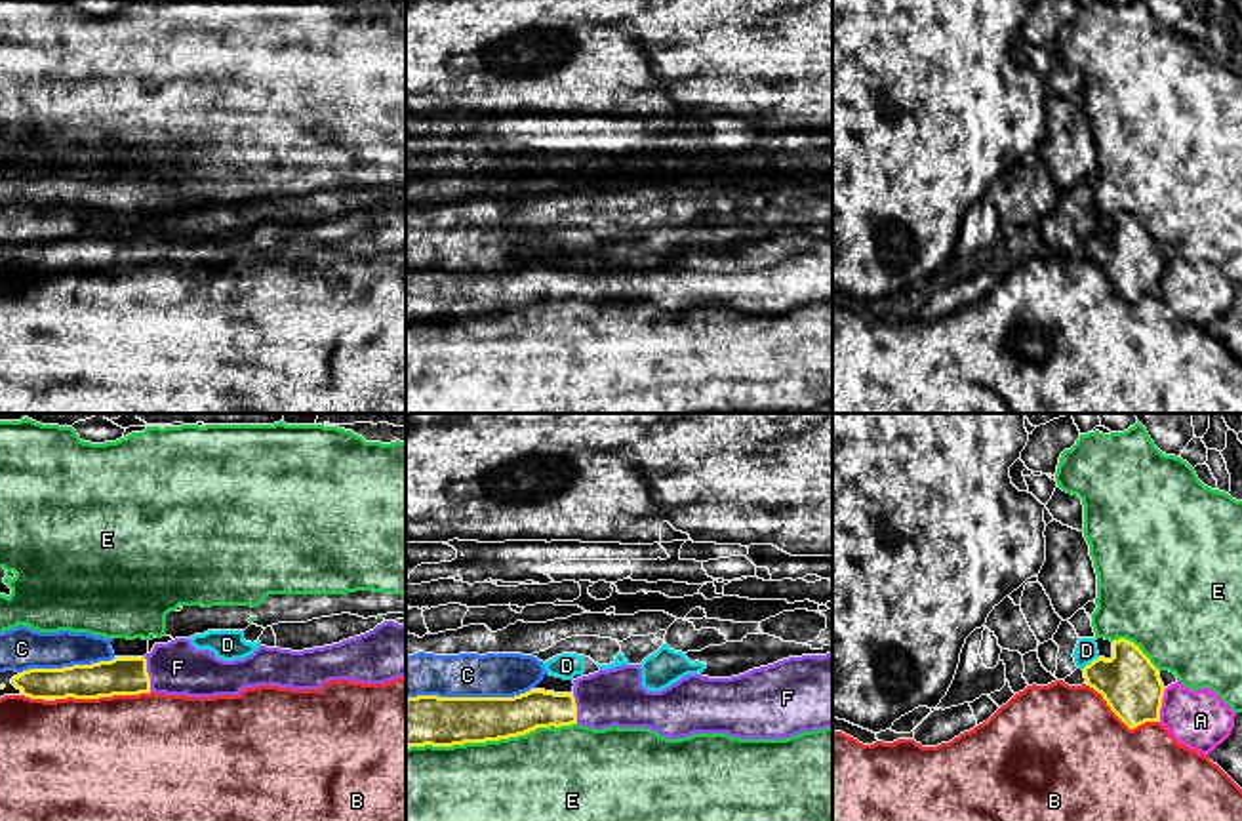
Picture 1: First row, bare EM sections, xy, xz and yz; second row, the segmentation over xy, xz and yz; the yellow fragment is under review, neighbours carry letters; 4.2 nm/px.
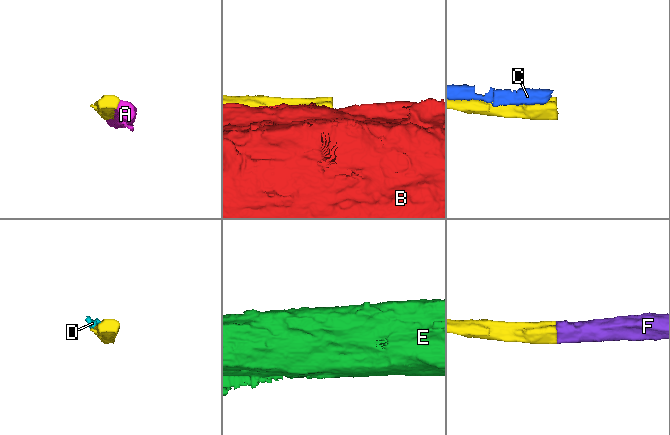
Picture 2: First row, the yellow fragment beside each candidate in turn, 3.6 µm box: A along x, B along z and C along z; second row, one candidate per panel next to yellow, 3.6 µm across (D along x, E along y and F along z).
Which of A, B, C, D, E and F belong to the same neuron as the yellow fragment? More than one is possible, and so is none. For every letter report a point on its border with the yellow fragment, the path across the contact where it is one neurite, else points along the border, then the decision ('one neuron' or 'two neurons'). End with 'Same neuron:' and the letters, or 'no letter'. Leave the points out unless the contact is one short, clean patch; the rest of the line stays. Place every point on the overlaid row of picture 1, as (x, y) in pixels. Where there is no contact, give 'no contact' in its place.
A: yz (1161, 705) | two neurons
B: xy (103, 696) | two neurons
C: xz (469, 698) | two neurons
D: yz (1092, 661) | along yz (1098, 656), (1082, 669) | two neurons
E: xz (490, 740) | two neurons
F: xy (147, 675) | one neuron
Same neuron: F

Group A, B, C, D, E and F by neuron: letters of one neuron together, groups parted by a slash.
A / B / C D / E / F

